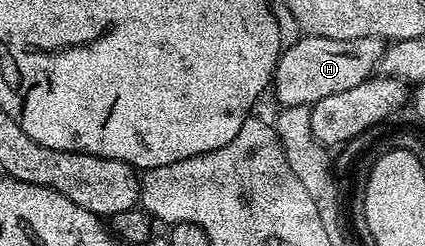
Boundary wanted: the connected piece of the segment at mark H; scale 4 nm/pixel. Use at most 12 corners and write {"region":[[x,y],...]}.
{"region":[[316,35],[284,46],[273,80],[283,107],[372,78],[384,40]]}

